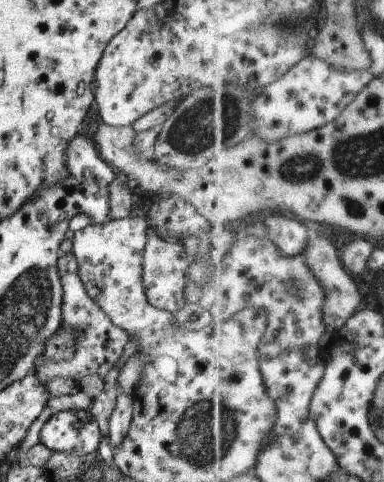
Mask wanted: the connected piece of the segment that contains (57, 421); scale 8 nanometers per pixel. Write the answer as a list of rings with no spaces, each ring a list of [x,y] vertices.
[[[87,410],[53,414],[40,429],[38,441],[53,452],[89,455],[98,452],[100,429]]]

